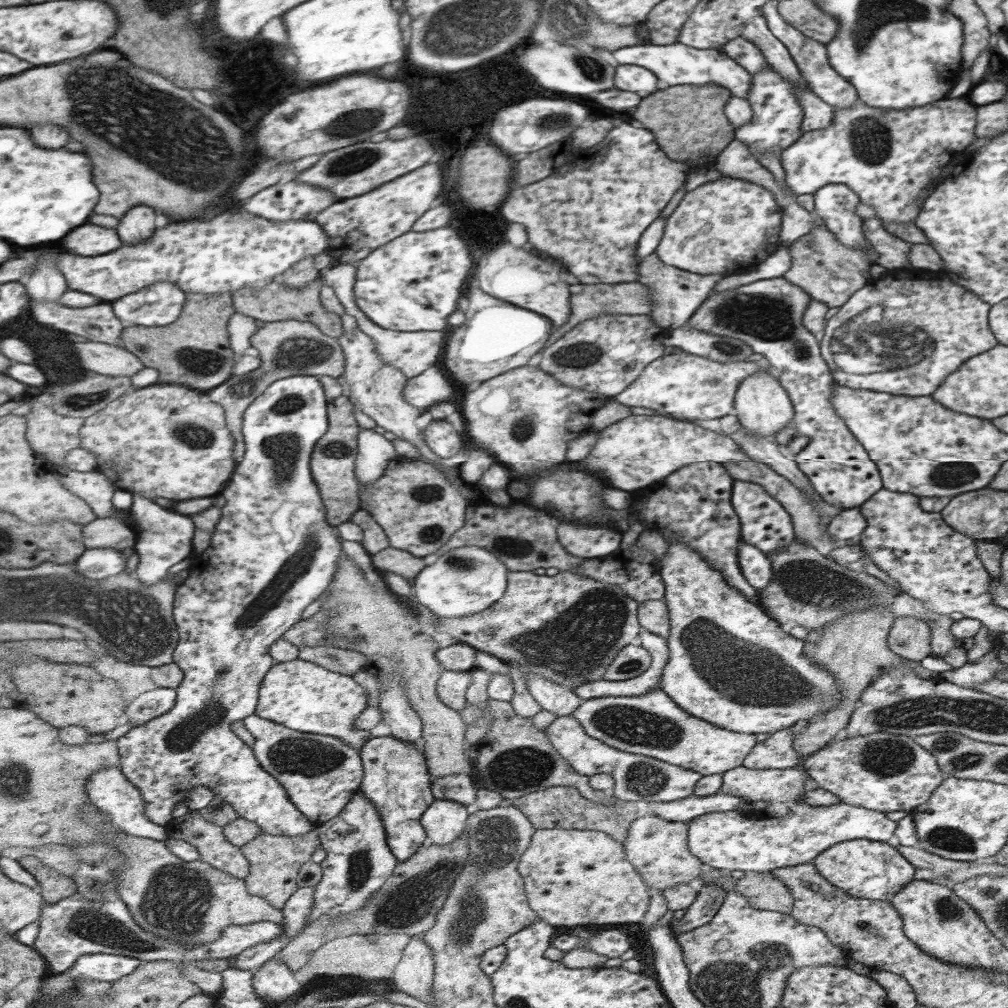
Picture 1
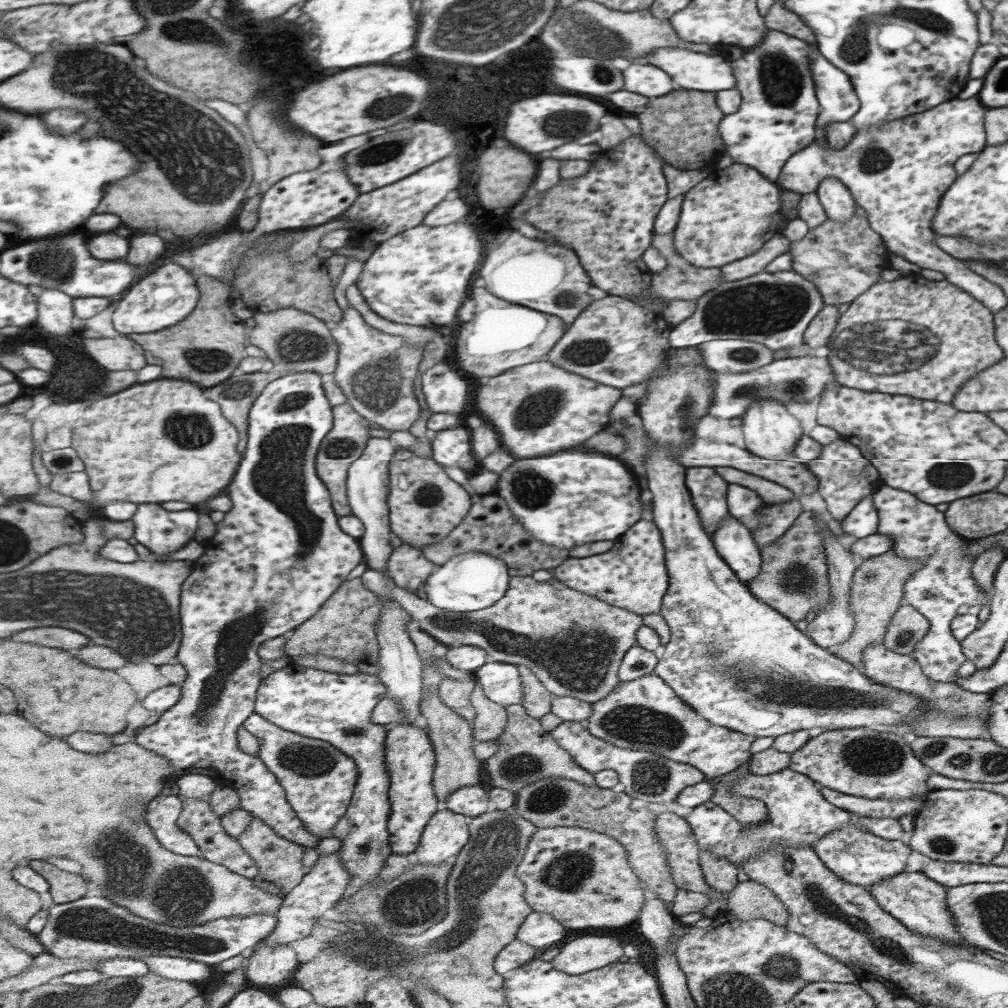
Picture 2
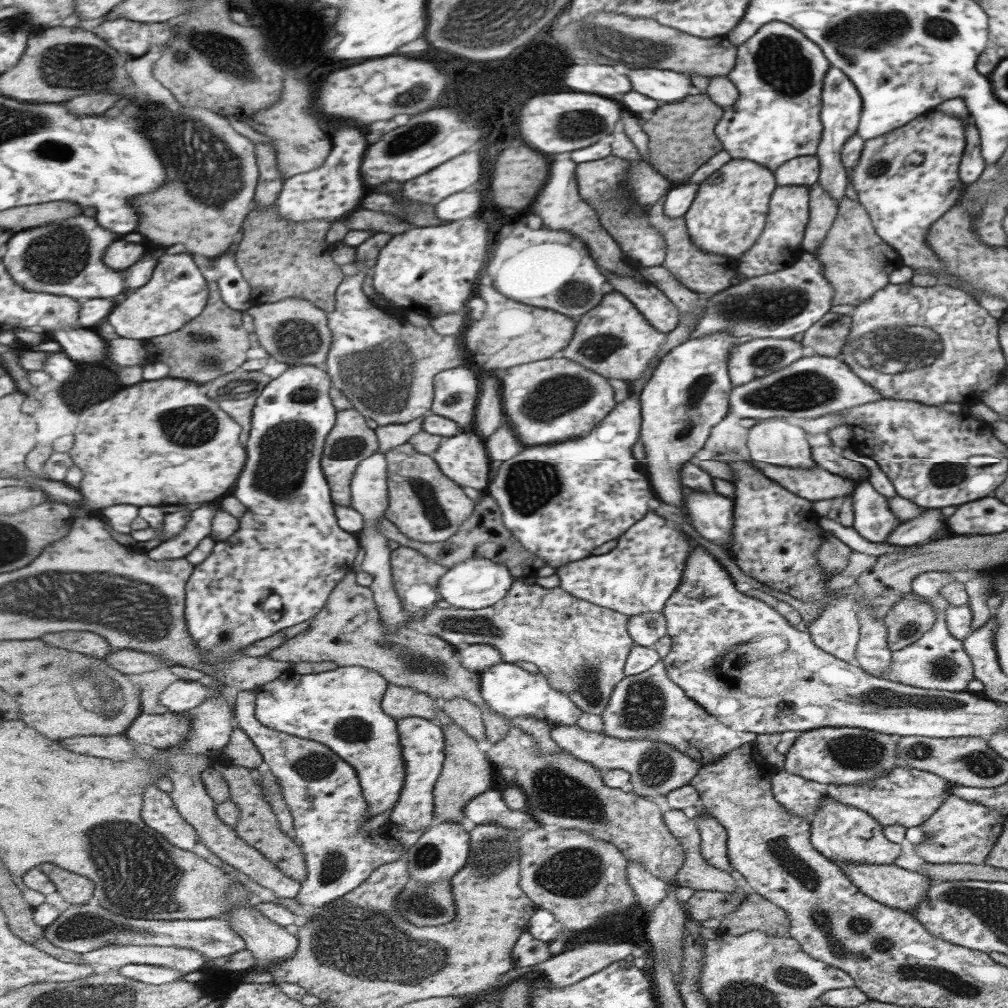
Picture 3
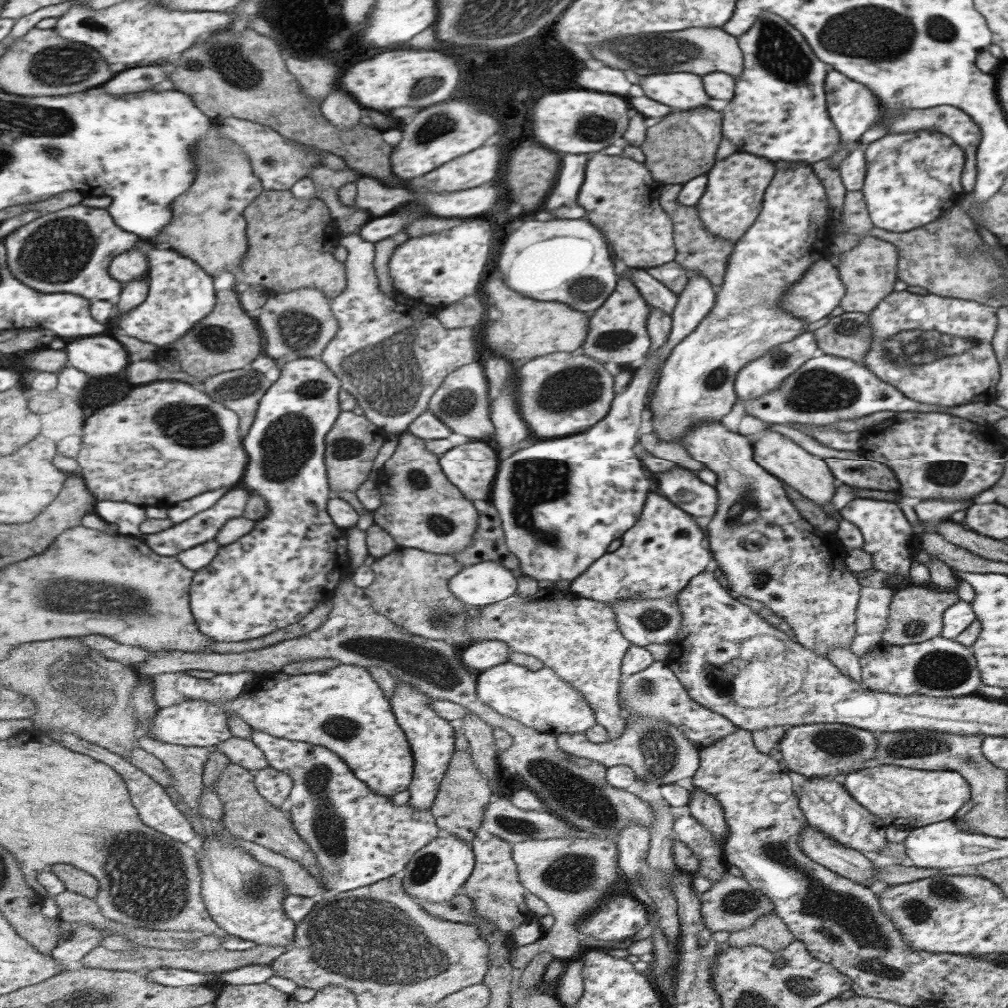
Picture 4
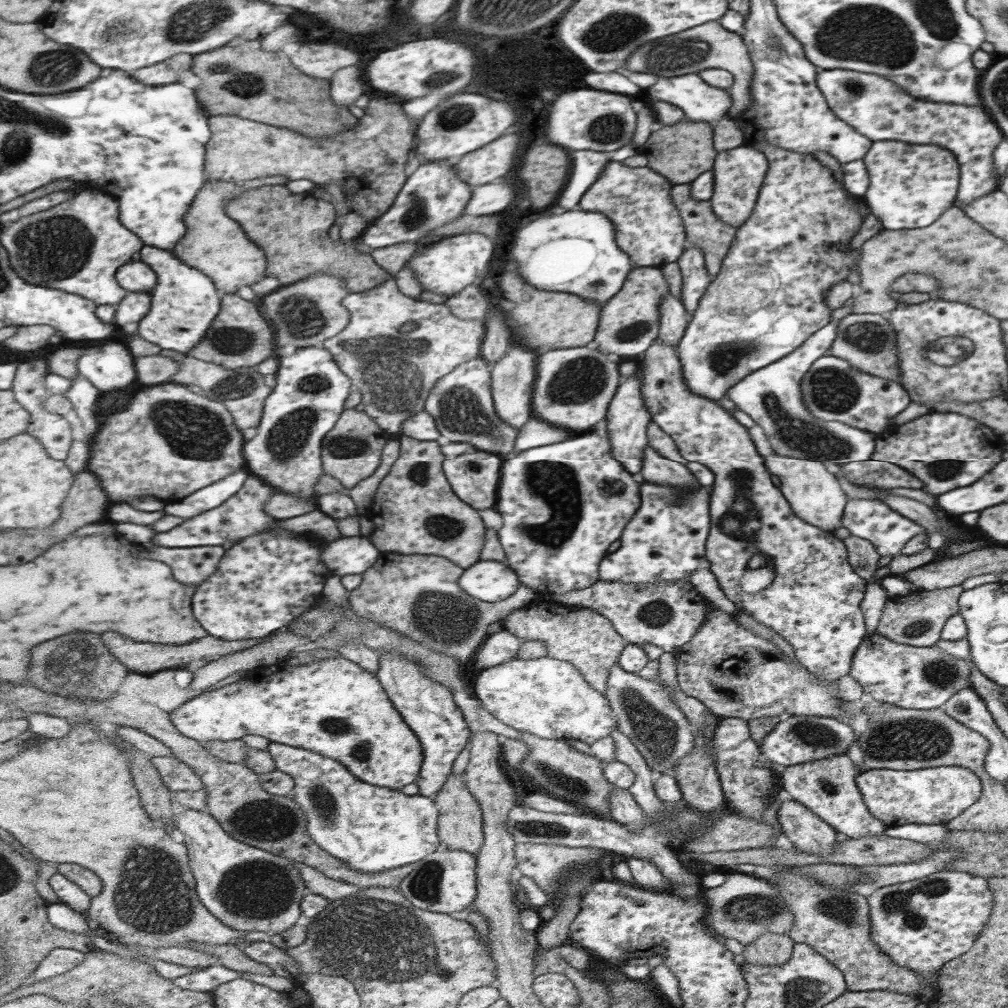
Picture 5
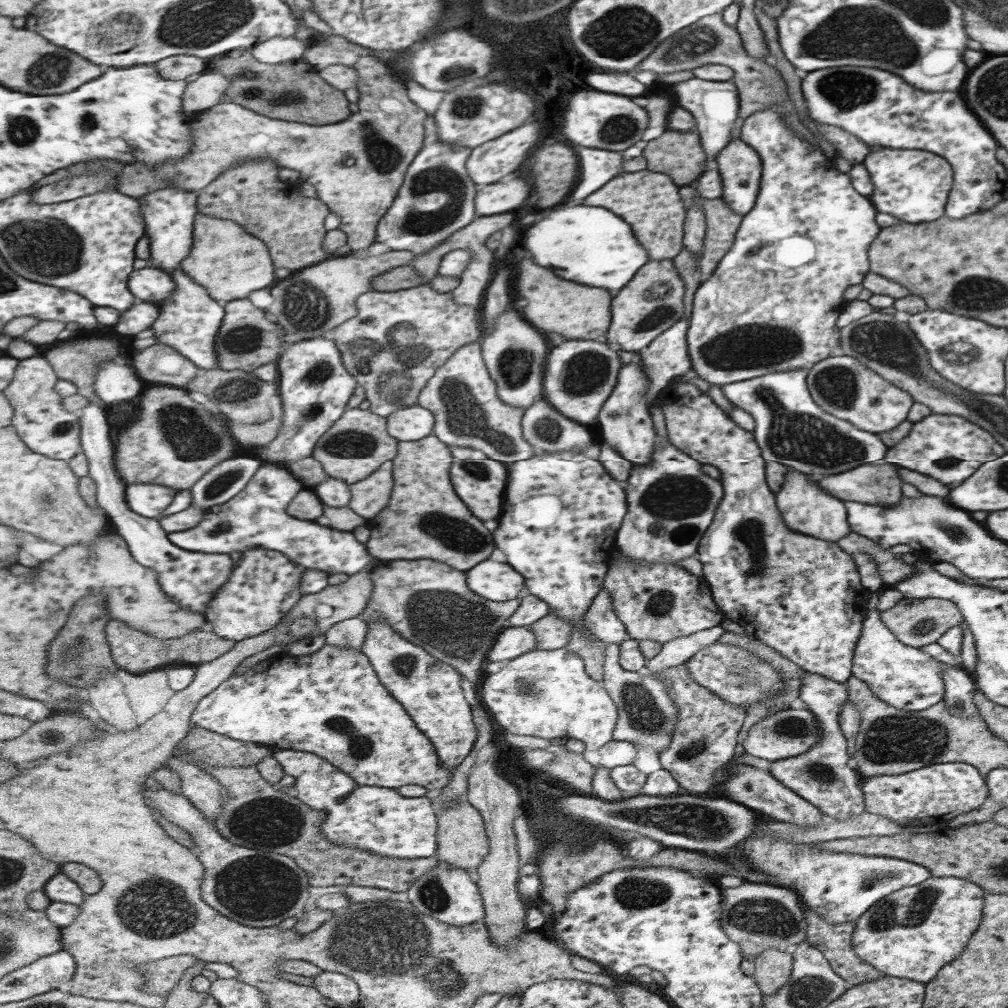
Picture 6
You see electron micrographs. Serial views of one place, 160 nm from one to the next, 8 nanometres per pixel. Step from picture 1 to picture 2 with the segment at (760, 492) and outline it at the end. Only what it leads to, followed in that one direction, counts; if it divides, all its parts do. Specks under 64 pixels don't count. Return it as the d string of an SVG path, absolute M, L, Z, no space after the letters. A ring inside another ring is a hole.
M727 482L725 500L728 514L754 532L765 504L760 496L748 488Z

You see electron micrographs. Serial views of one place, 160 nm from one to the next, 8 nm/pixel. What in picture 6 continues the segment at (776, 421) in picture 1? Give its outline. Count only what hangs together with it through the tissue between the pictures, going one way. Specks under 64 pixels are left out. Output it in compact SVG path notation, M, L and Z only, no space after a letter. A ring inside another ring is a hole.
M788 469L785 482L776 492L777 507L787 527L793 532L801 532L807 536L814 536L819 540L829 540L837 543L850 532L849 522L846 520L846 502L826 492L818 484L817 476Z

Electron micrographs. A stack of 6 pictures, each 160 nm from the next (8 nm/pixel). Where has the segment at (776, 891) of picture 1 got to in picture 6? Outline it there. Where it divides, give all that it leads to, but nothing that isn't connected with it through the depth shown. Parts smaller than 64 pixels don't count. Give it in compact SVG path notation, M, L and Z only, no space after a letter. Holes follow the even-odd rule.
M767 948L755 956L753 964L753 976L761 994L771 996L789 980L792 955L776 948Z

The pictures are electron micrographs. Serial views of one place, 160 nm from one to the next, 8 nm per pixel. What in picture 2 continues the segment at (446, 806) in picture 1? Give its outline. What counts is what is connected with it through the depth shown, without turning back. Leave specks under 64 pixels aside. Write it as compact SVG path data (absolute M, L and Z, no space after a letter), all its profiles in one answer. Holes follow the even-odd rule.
M448 807L440 809L432 816L430 824L427 825L426 831L423 833L422 842L418 846L414 857L418 862L437 866L443 864L446 860L458 856L468 843L468 816L453 812Z

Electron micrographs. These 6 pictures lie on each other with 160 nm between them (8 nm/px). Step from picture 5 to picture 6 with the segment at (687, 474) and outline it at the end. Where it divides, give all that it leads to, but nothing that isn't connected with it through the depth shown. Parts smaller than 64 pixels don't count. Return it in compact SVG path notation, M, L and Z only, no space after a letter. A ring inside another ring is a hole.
M639 360L624 364L617 376L617 386L613 389L613 394L607 398L596 420L602 434L601 441L612 446L625 460L638 465L646 465L653 459L656 438L652 418L644 399L647 385L648 378L642 371Z

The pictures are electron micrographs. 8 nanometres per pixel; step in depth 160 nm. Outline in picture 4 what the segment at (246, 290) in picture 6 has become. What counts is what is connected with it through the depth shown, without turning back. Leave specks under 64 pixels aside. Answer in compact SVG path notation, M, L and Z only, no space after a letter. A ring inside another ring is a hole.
M213 128L209 136L197 144L199 176L191 186L191 192L185 192L185 196L181 196L181 200L175 204L175 218L171 228L167 228L167 232L163 232L157 240L158 248L175 248L177 252L183 252L183 256L191 256L191 260L203 264L203 268L207 268L207 272L211 274L235 272L239 270L241 264L245 266L246 255L250 250L247 232L249 221L246 219L245 212L264 191L262 180L254 173L246 152L243 152L239 145L235 145L235 141L231 141L231 138L219 134L221 132Z

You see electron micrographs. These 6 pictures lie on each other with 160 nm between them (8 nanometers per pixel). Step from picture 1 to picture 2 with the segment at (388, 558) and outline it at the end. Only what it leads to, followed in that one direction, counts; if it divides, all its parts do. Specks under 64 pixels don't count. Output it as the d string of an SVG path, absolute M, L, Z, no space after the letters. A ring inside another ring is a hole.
M404 544L391 553L387 572L398 590L405 589L416 595L425 591L427 581L436 569L435 563L427 559L421 549Z

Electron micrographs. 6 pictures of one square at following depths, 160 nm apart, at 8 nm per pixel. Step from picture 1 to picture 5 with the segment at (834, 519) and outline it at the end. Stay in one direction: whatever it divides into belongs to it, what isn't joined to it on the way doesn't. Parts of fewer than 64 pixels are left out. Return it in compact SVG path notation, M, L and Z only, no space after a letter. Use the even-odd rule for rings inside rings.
M880 499L847 500L845 510L842 511L841 526L846 528L851 535L868 540L883 561L888 561L901 554L900 550L903 545L913 536L922 532L927 533L926 528L923 528L922 525L918 525L907 517L891 510Z

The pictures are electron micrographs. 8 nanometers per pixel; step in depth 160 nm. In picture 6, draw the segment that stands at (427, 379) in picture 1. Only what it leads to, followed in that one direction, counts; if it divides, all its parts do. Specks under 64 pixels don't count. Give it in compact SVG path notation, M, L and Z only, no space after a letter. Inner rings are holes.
M467 344L465 348L461 348L457 354L453 355L449 362L438 368L435 376L426 384L418 404L434 412L436 416L434 434L445 444L451 447L475 448L475 450L481 450L485 456L491 456L491 460L499 460L499 462L507 462L507 464L518 460L527 460L533 456L533 447L522 436L521 424L524 410L504 404L497 395L497 385L494 379L489 380L489 376L487 376L483 361L481 360L481 344Z

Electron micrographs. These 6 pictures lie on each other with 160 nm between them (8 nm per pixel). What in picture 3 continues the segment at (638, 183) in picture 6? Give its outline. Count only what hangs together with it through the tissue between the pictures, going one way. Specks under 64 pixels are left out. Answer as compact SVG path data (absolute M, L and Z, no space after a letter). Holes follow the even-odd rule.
M613 155L599 160L580 162L576 164L575 174L579 196L589 205L597 215L600 226L603 227L618 244L620 251L636 266L652 267L661 265L665 256L665 241L657 229L649 226L648 216L637 216L636 208L622 197L618 188L628 179L630 162Z

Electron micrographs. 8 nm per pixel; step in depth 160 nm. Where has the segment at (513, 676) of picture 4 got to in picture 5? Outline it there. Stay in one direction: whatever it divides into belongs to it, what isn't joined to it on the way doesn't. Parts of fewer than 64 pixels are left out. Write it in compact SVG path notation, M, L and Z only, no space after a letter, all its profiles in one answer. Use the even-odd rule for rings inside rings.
M545 655L533 660L511 659L506 663L479 670L471 691L483 710L516 731L529 732L542 738L572 738L585 741L590 745L590 754L602 765L614 760L615 745L610 737L610 731L616 728L616 715L612 712L609 701L591 688L582 673L567 661L552 659Z

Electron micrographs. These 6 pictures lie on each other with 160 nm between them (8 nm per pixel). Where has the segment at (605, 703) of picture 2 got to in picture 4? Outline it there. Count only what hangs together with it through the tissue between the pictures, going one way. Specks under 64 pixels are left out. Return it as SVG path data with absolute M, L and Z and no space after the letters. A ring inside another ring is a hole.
M653 661L647 668L628 675L618 689L618 703L623 710L625 721L637 721L641 717L663 719L678 728L687 740L694 741L699 750L737 731L737 726L722 714L711 712L710 709L691 700L685 686L678 681L678 677L665 661Z

